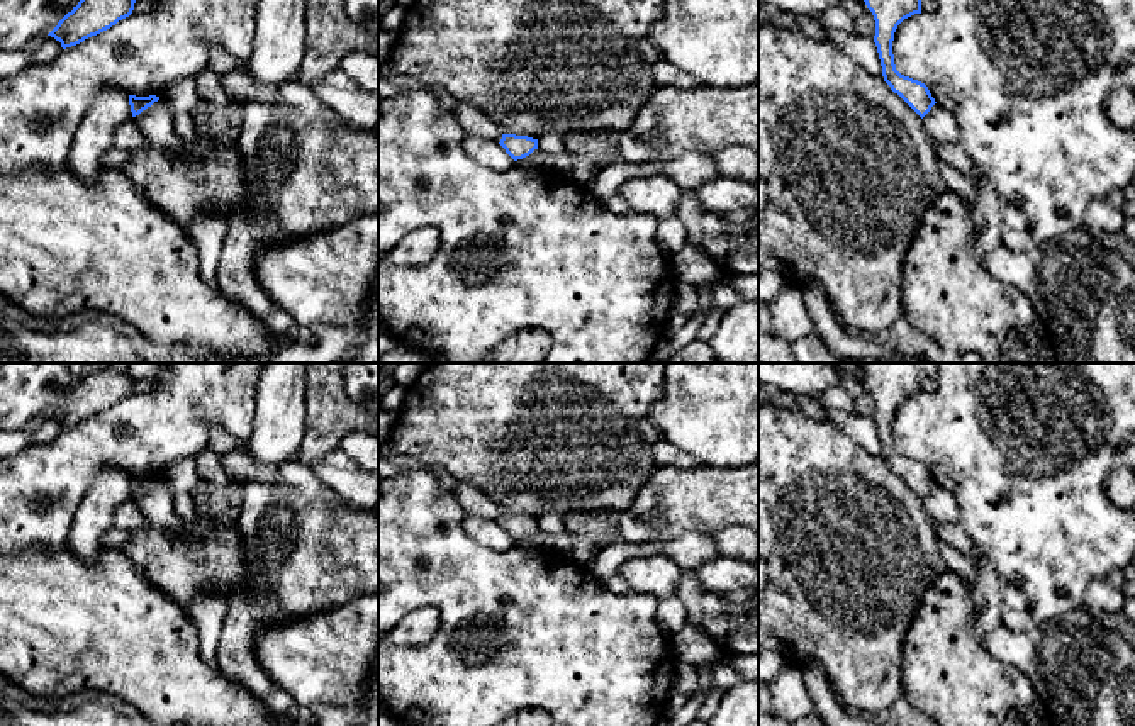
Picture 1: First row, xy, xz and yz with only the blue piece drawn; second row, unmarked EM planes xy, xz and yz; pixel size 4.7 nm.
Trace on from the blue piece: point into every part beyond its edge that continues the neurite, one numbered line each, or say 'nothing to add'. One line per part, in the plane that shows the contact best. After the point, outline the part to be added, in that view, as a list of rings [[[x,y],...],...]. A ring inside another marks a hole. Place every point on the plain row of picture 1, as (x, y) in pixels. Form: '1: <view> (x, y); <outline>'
nothing to add

